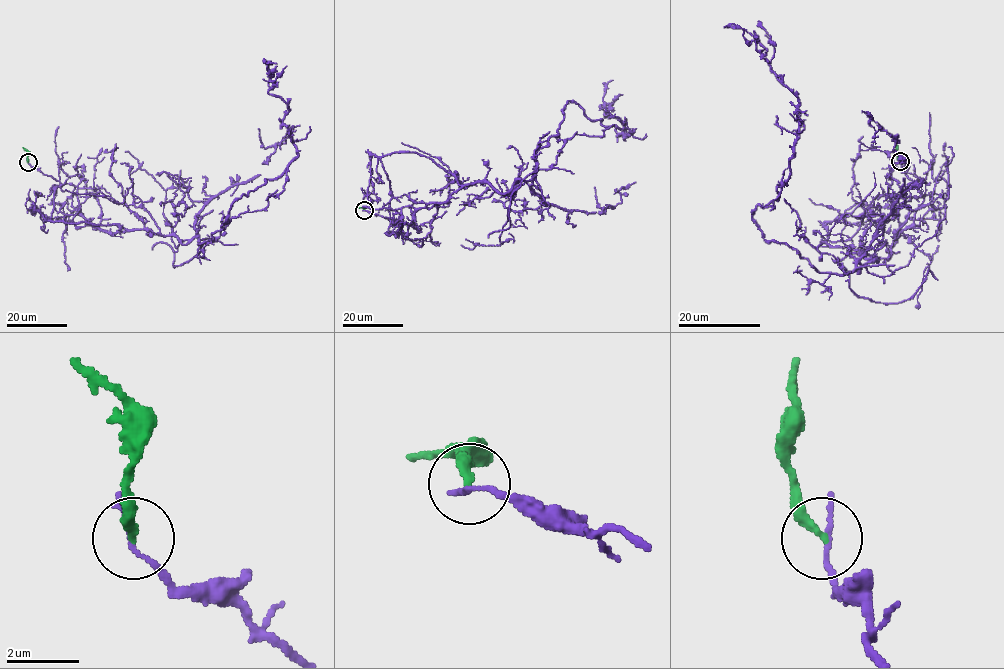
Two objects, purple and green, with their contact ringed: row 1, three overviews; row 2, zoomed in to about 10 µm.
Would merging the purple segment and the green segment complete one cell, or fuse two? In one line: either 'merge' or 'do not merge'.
do not merge

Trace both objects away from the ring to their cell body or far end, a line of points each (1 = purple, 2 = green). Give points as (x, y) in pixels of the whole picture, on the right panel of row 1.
1: (901, 161), (923, 202), (887, 258), (821, 273), (766, 240), (752, 211), (786, 184), (798, 99), (724, 27)
2: (900, 161), (897, 141)

